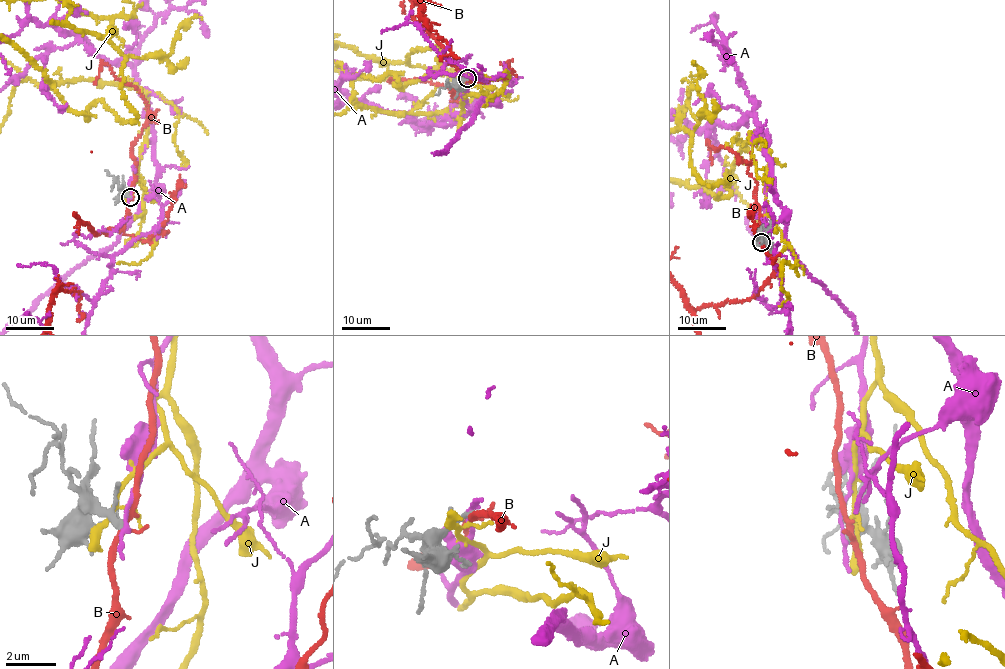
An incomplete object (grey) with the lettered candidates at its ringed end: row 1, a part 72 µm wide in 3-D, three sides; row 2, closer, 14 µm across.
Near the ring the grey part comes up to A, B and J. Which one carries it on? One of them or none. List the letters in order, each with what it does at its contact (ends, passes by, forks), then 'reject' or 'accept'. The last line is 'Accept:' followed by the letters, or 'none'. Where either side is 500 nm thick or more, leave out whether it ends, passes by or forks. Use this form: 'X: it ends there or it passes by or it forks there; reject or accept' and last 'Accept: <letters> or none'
A: it passes by; reject
B: it passes by; reject
J: it forks there; reject
Accept: none

